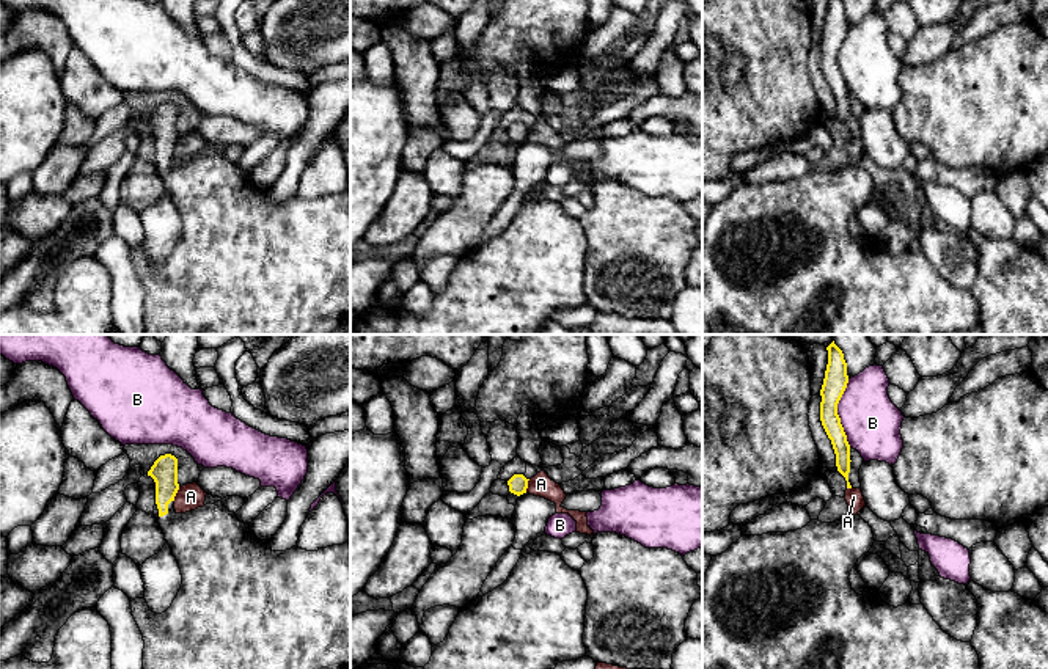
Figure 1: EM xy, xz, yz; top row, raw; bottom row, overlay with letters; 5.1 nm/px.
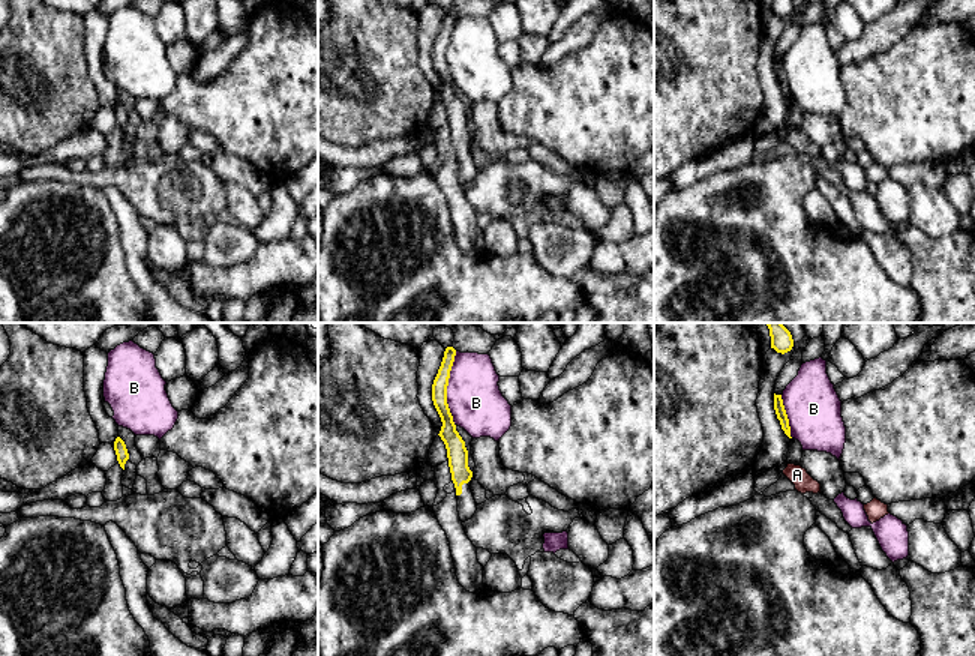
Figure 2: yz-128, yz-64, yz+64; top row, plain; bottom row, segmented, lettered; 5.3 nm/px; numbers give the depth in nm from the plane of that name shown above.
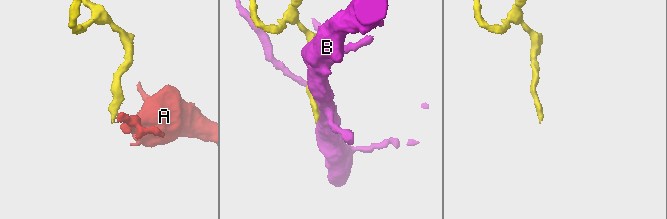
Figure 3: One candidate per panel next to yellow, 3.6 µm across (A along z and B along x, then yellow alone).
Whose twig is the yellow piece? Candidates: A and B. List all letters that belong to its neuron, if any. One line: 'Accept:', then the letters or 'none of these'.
Accept: none of these

